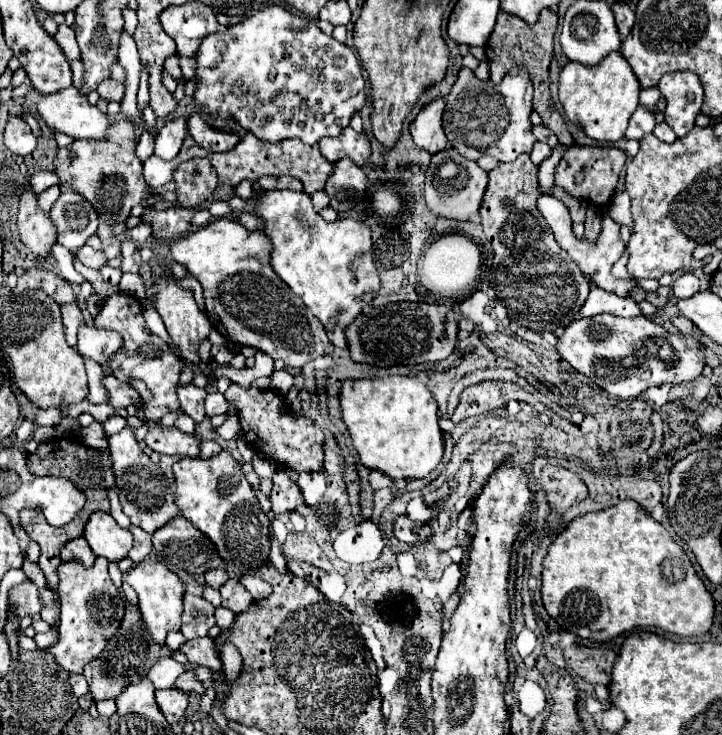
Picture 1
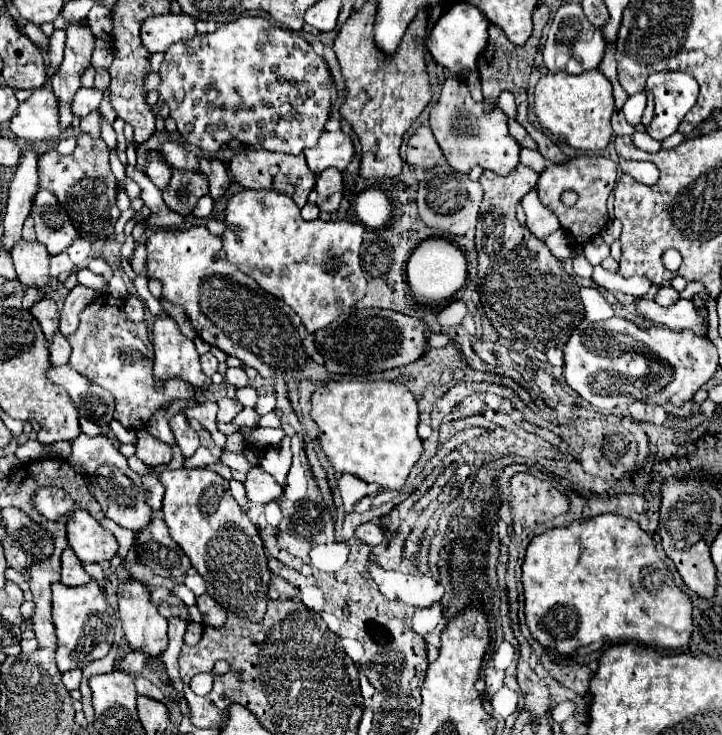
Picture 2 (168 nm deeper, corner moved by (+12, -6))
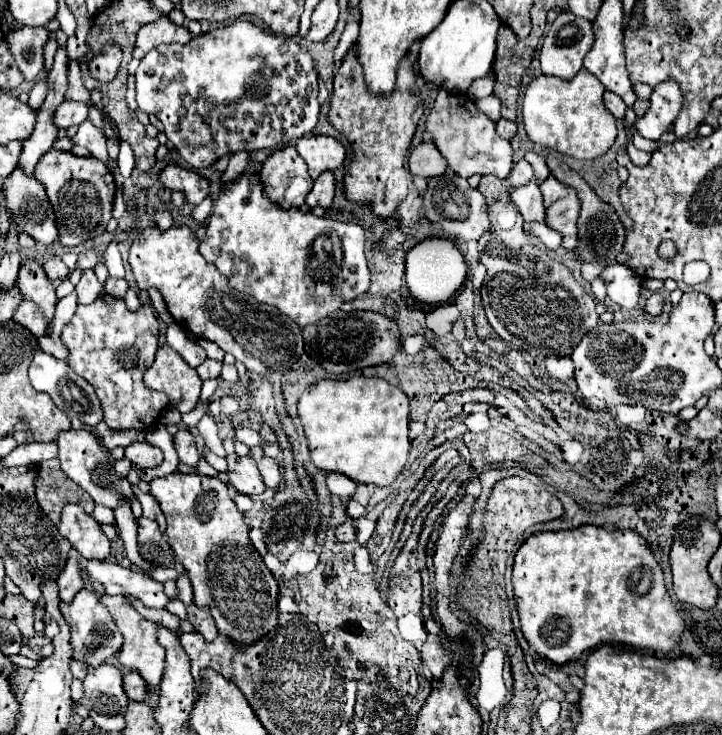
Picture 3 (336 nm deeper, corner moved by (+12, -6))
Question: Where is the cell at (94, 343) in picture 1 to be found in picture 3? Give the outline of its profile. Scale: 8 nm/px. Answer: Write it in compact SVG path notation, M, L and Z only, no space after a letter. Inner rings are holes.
M84 270L84 276L76 284L76 294L78 294L78 304L92 304L100 296L104 296L104 284L98 282L94 270Z

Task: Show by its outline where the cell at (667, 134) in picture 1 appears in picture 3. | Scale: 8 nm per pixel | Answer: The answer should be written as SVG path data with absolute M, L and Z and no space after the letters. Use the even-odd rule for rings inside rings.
M628 138L628 142L626 142L626 148L628 148L628 154L630 154L630 158L632 158L634 164L648 164L648 162L650 162L650 152L638 150L630 138Z

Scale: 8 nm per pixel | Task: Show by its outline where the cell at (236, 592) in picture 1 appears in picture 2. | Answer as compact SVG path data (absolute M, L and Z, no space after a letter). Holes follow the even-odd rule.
M202 594L200 598L196 598L196 606L202 614L202 622L212 626L212 628L220 628L226 622L226 610L222 606L216 604L216 600L212 600L208 594Z

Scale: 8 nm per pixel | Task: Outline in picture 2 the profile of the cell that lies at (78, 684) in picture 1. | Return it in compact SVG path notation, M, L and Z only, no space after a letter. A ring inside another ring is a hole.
M68 670L68 674L64 674L62 680L64 680L64 686L68 690L78 690L80 680L82 680L82 670Z

